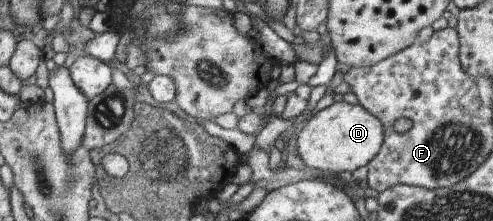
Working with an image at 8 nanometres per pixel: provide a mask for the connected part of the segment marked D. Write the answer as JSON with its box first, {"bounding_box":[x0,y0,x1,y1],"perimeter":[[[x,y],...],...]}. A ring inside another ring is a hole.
{"bounding_box":[297,102,383,174],"perimeter":[[[333,102],[331,106],[319,110],[297,136],[297,158],[305,168],[327,171],[333,174],[353,172],[366,166],[379,152],[383,141],[381,122],[358,103]]]}

